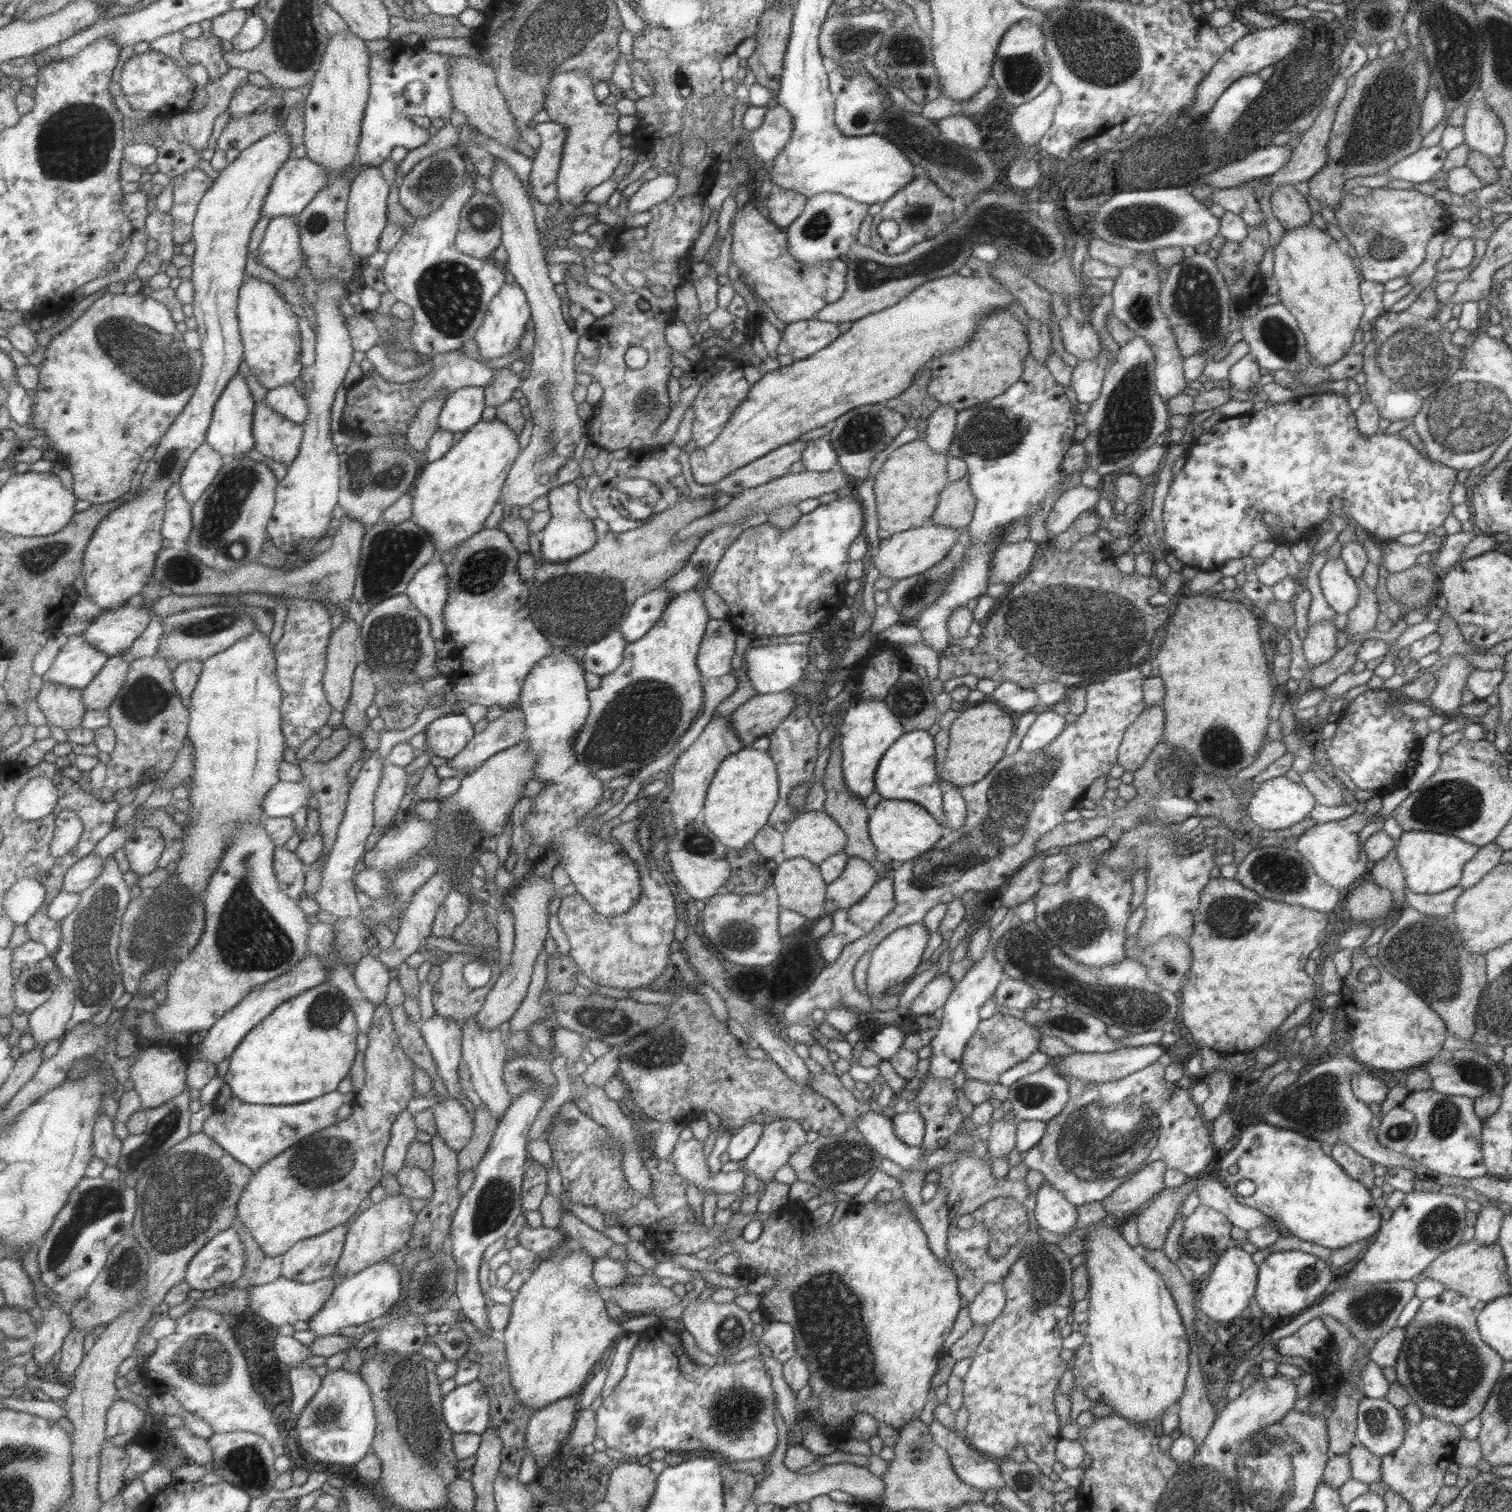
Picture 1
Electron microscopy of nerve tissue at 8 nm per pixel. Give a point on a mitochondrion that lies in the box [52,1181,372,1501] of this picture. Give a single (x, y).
(202, 1357)

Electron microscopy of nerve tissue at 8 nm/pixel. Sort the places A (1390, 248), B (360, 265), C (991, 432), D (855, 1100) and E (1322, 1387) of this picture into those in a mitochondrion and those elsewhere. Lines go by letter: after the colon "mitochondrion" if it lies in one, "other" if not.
A: mitochondrion
B: other
C: mitochondrion
D: other
E: other

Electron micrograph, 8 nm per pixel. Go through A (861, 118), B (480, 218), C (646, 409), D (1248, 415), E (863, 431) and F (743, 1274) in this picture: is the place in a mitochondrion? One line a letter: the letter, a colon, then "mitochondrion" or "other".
A: mitochondrion
B: mitochondrion
C: mitochondrion
D: other
E: mitochondrion
F: other

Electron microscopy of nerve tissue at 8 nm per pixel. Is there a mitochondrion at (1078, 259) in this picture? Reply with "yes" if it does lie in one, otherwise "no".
no

